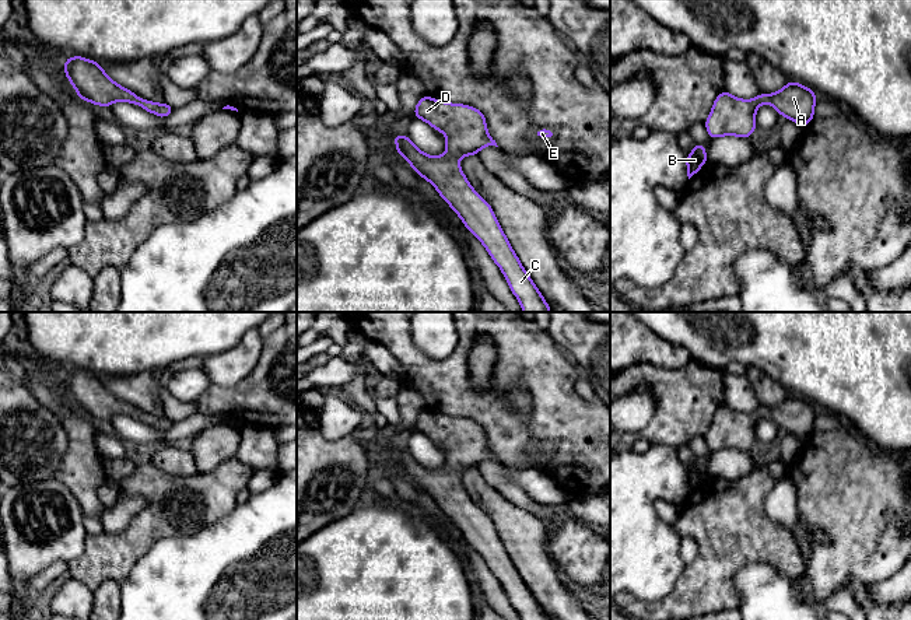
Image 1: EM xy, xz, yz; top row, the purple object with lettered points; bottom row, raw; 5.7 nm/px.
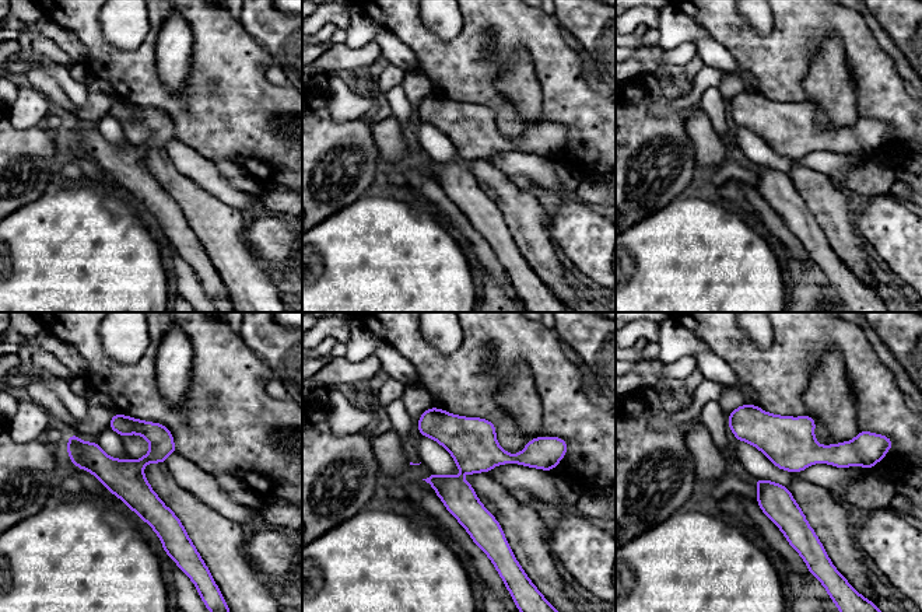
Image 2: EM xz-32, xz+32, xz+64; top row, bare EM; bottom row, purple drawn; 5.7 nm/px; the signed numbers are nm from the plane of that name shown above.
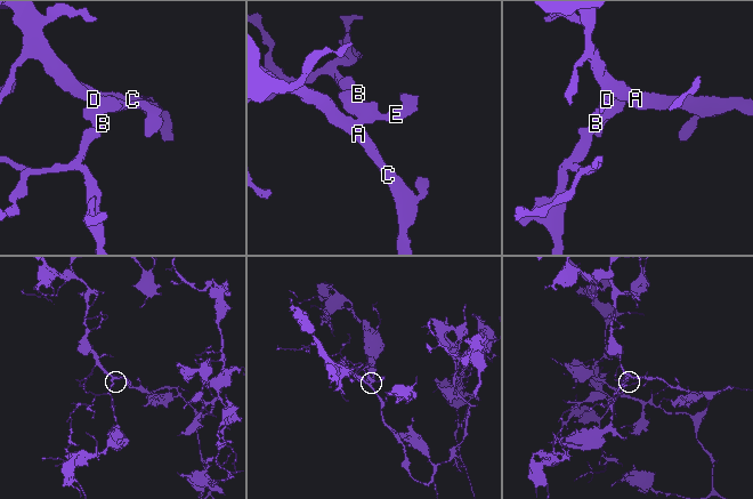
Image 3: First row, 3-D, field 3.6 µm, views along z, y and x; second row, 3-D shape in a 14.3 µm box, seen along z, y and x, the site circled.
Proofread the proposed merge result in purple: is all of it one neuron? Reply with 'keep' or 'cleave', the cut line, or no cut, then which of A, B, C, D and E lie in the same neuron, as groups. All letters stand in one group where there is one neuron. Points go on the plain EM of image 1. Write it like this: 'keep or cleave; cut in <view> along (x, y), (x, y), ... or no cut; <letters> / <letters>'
keep; no cut; A B C D E

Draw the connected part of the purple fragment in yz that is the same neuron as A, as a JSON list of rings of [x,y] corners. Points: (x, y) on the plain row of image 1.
[[[791,393],[782,403],[772,407],[758,407],[749,414],[722,404],[714,414],[705,434],[705,442],[709,452],[722,449],[749,452],[757,441],[756,424],[763,417],[771,418],[778,428],[803,441],[814,431],[816,414],[814,404]]]

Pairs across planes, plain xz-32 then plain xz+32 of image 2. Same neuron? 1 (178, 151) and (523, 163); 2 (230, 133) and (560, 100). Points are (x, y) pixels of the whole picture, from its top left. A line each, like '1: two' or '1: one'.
1: two
2: one

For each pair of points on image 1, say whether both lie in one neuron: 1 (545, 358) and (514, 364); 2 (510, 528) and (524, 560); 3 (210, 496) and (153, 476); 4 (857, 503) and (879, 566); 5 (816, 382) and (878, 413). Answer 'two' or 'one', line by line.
1: one
2: one
3: one
4: one
5: one

